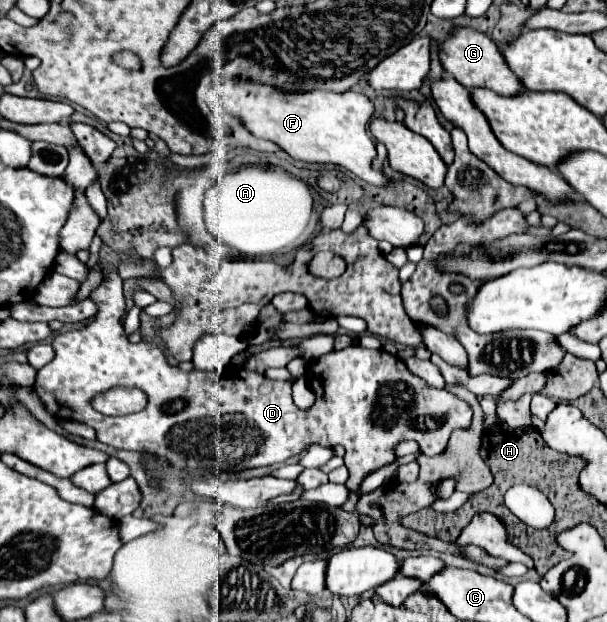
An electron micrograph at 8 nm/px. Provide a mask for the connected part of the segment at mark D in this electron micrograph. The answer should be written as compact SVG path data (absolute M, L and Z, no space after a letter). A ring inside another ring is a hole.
M112 270L90 292L90 298L98 304L96 318L80 330L70 330L54 338L52 346L56 350L56 358L38 370L34 390L52 416L56 412L60 420L84 422L96 430L100 442L120 448L120 450L150 452L150 454L166 458L178 468L186 468L190 460L190 470L196 470L196 466L218 468L222 464L222 454L226 450L226 472L238 472L246 468L286 462L290 456L300 454L312 442L320 446L328 446L328 448L342 444L345 448L345 466L350 472L350 478L346 482L350 496L346 504L342 504L342 508L346 512L354 512L356 502L360 498L358 490L360 490L362 480L368 474L376 472L378 468L392 464L394 444L402 440L416 440L420 444L420 450L426 456L438 456L440 452L446 450L452 430L468 428L472 420L472 408L468 402L460 400L448 390L426 386L426 382L412 376L404 368L404 362L398 356L392 356L382 348L368 350L358 344L336 352L336 376L332 376L334 390L330 390L330 380L328 376L324 376L324 372L320 374L320 378L312 382L314 384L312 388L316 390L316 404L308 412L296 408L292 399L290 382L270 380L264 374L250 372L246 368L238 368L236 372L224 378L222 376L212 378L210 374L200 372L200 370L180 372L180 392L170 392L170 364L166 356L162 354L162 350L148 342L130 344L128 338L124 336L122 320L126 312L126 302L122 294L122 278L118 276L118 272ZM170 420L176 420L176 426L168 426Z

